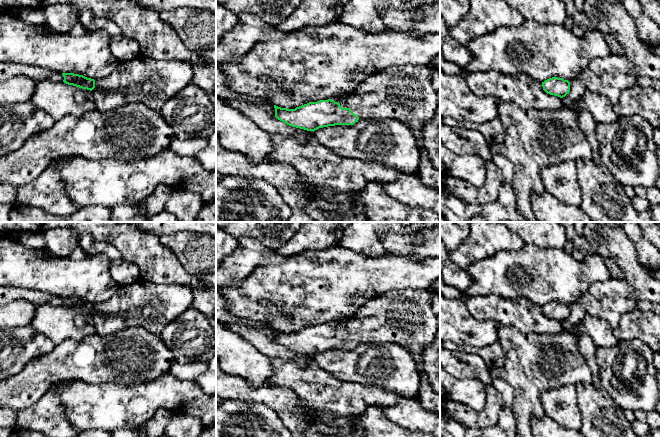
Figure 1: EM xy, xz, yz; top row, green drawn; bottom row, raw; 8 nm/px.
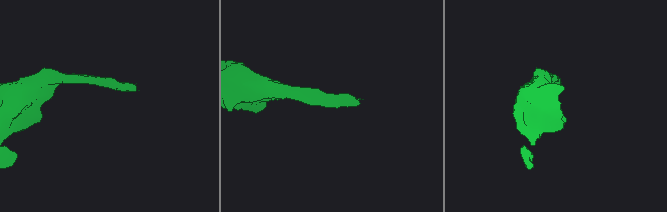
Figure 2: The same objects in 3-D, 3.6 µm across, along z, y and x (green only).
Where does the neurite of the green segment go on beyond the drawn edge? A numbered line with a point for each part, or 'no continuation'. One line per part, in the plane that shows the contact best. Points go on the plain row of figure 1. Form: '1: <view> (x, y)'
1: xz (405, 317)

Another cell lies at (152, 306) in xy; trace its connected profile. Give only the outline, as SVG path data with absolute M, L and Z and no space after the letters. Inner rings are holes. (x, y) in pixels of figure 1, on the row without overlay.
M139 279L129 285L119 286L108 301L95 304L92 317L96 333L105 336L131 327L143 327L161 337L166 325L192 307L192 297L191 289L183 284L155 284Z

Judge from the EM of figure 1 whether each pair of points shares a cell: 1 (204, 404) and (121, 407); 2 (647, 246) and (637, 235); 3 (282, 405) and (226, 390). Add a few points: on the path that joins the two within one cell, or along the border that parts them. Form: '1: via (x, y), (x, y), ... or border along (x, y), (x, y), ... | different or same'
1: via (183, 399), (142, 399) | same
2: via (644, 243), (639, 238) | same
3: via (268, 395), (255, 395), (240, 390) | same

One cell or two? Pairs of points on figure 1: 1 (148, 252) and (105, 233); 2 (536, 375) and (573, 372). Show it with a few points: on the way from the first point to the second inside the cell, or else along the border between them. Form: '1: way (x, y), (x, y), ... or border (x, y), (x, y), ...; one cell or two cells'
1: way (137, 246), (124, 234), (116, 233); one cell
2: way (545, 373), (548, 370), (564, 370); one cell

